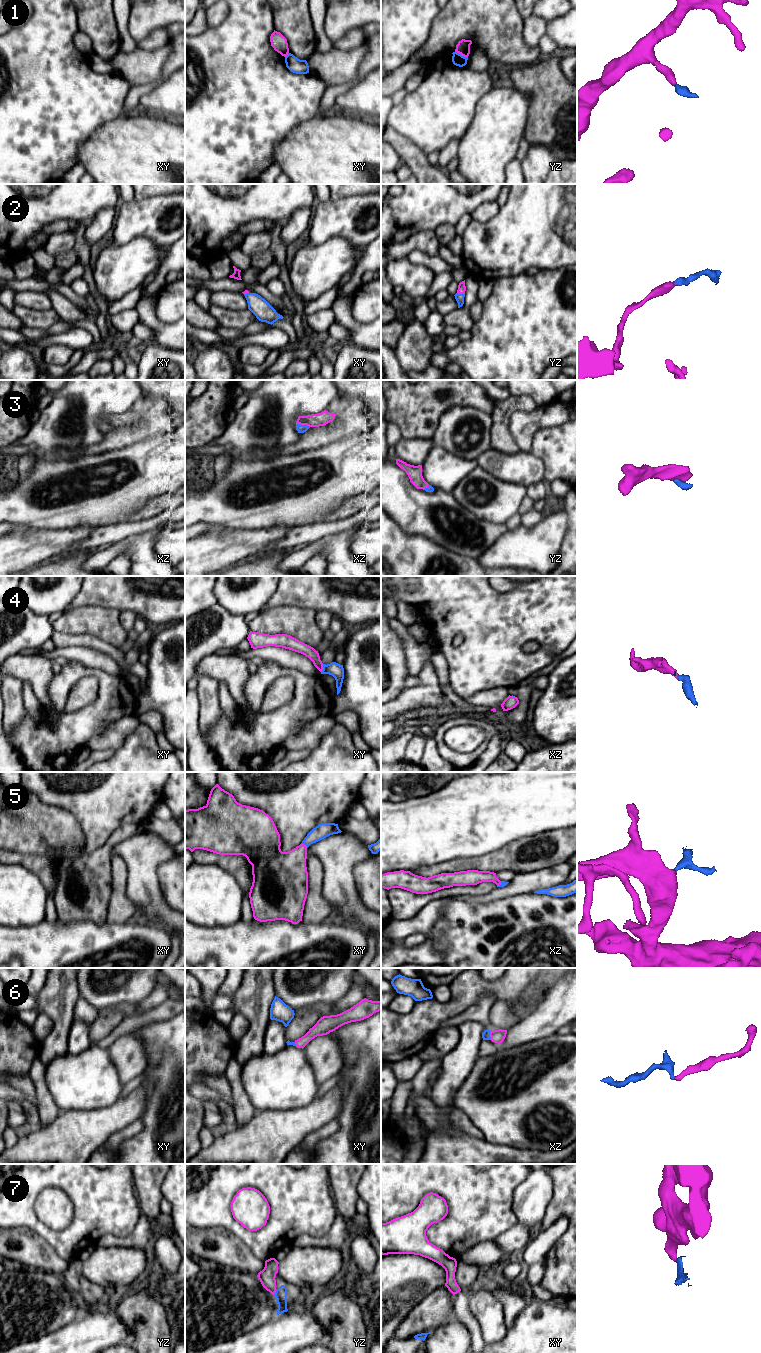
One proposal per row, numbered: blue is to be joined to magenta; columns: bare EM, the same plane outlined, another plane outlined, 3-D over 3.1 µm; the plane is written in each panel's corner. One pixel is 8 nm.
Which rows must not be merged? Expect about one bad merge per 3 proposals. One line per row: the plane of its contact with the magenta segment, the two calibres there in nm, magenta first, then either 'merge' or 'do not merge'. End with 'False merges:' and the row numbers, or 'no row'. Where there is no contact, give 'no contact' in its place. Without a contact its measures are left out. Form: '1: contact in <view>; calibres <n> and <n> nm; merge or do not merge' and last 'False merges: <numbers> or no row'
1: contact in yz; calibres 110 and 90 nm; do not merge
2: contact in yz; calibres 60 and 70 nm; merge
3: contact in xz; calibres 110 and 60 nm; merge
4: contact in xy; calibres 90 and 110 nm; merge
5: contact in xy; calibres 300 and 120 nm; merge
6: contact in xz; calibres 110 and 60 nm; merge
7: contact in yz; calibres 130 and 100 nm; do not merge
False merges: 1, 7

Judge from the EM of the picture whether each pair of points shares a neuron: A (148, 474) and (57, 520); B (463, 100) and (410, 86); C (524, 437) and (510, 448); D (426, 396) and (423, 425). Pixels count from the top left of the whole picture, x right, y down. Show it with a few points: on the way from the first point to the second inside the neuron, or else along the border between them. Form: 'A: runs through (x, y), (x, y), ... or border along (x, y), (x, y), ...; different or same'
A: runs through (125, 487), (108, 497), (89, 500), (80, 505); same
B: border along (422, 79), (414, 90), (407, 93); different
C: border along (509, 420), (509, 431), (519, 449); different
D: runs through (423, 403), (423, 418); same

